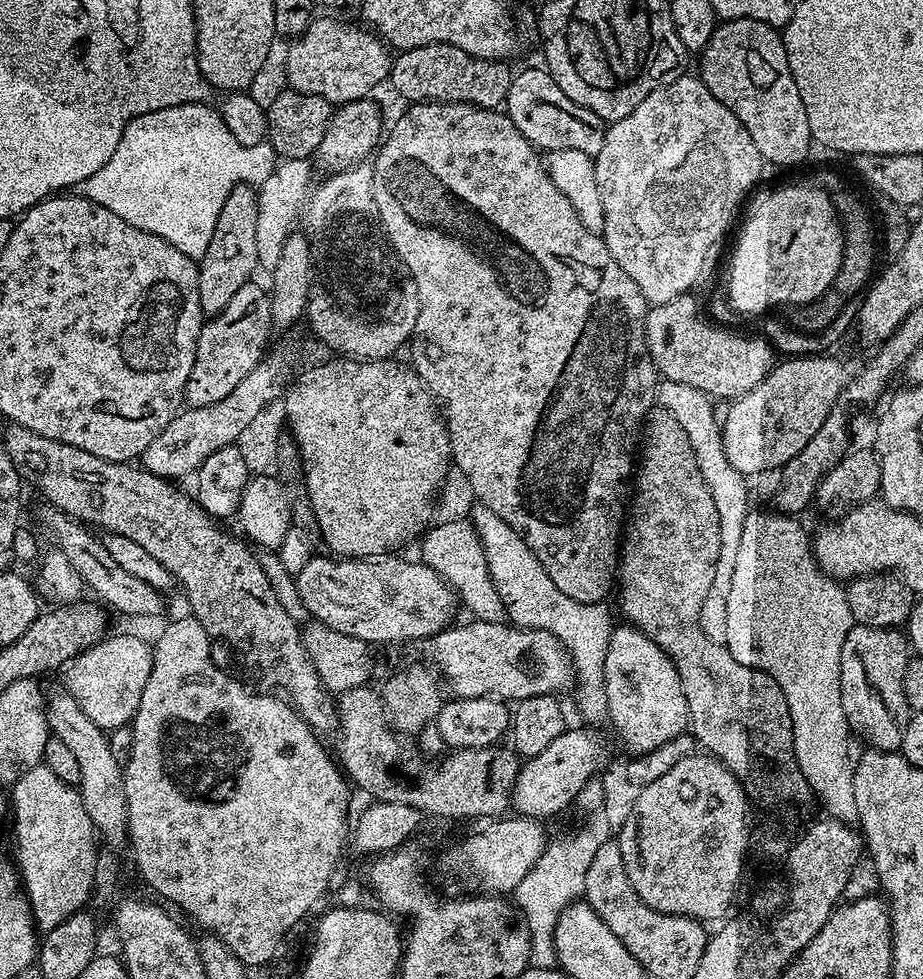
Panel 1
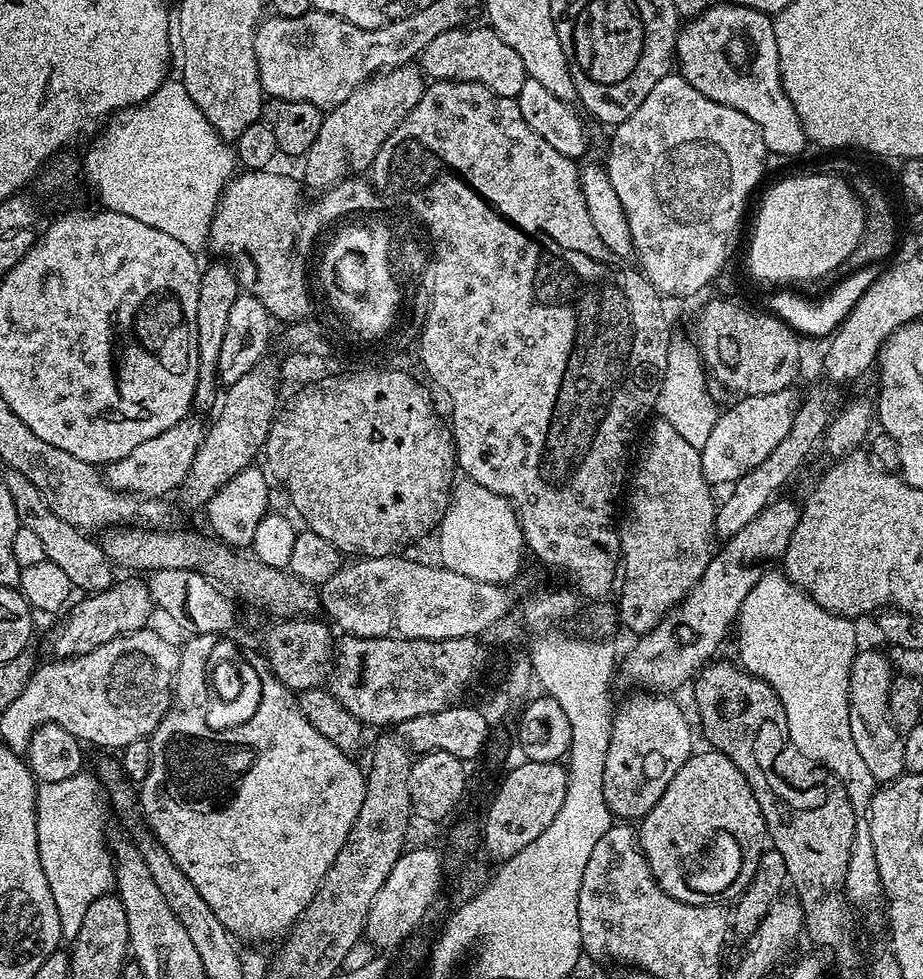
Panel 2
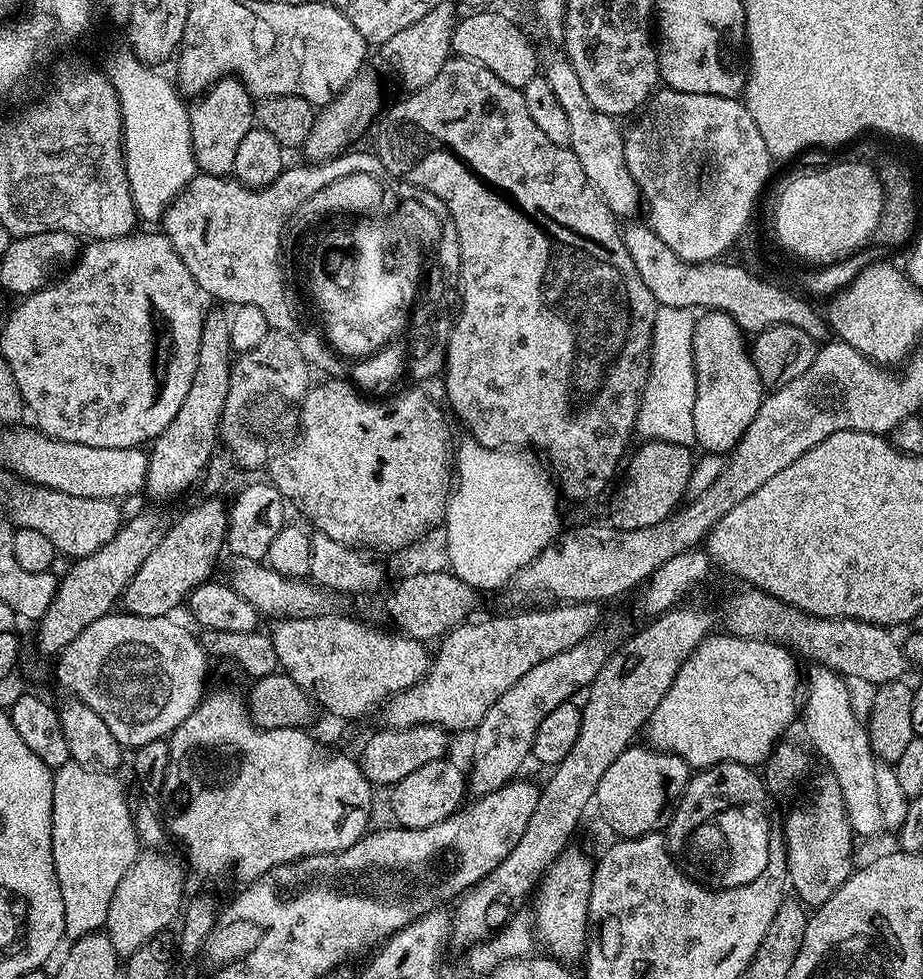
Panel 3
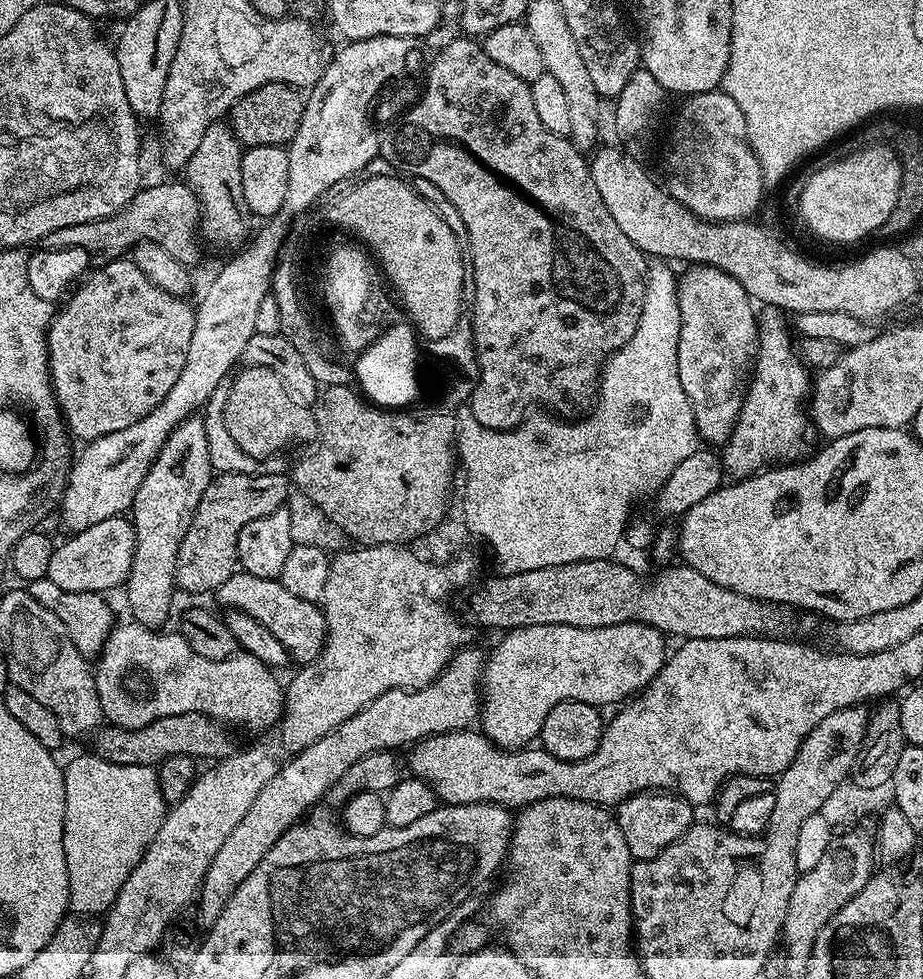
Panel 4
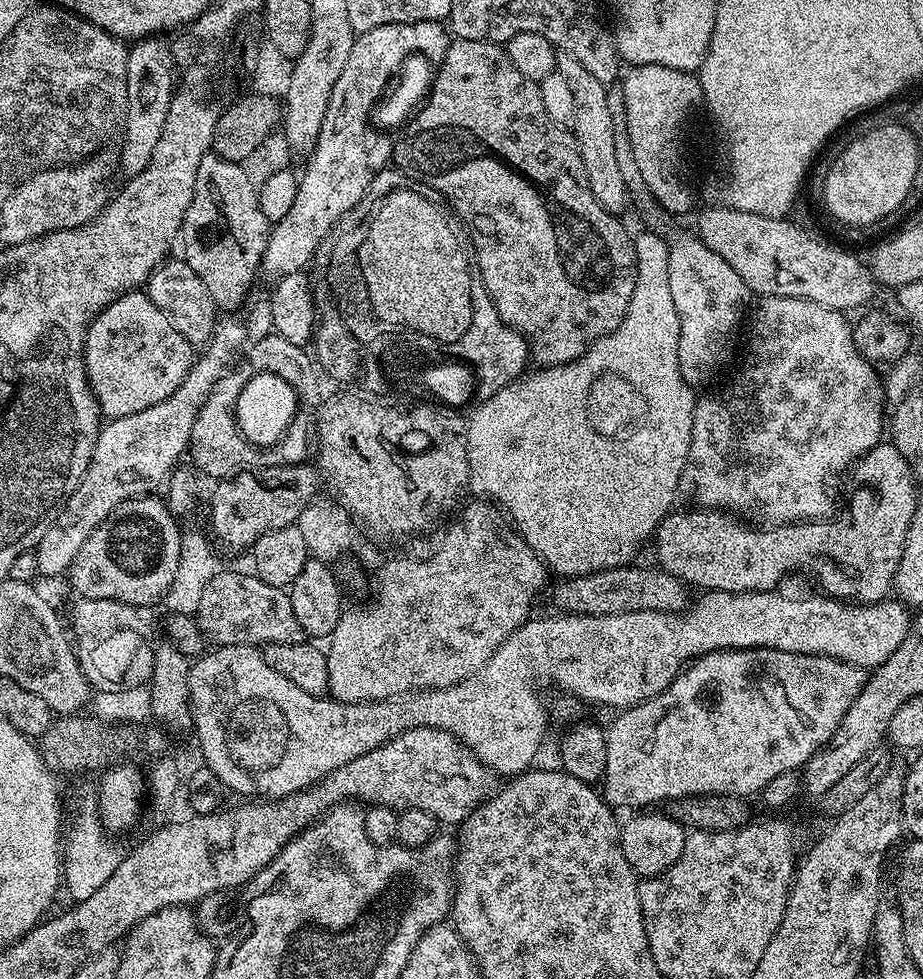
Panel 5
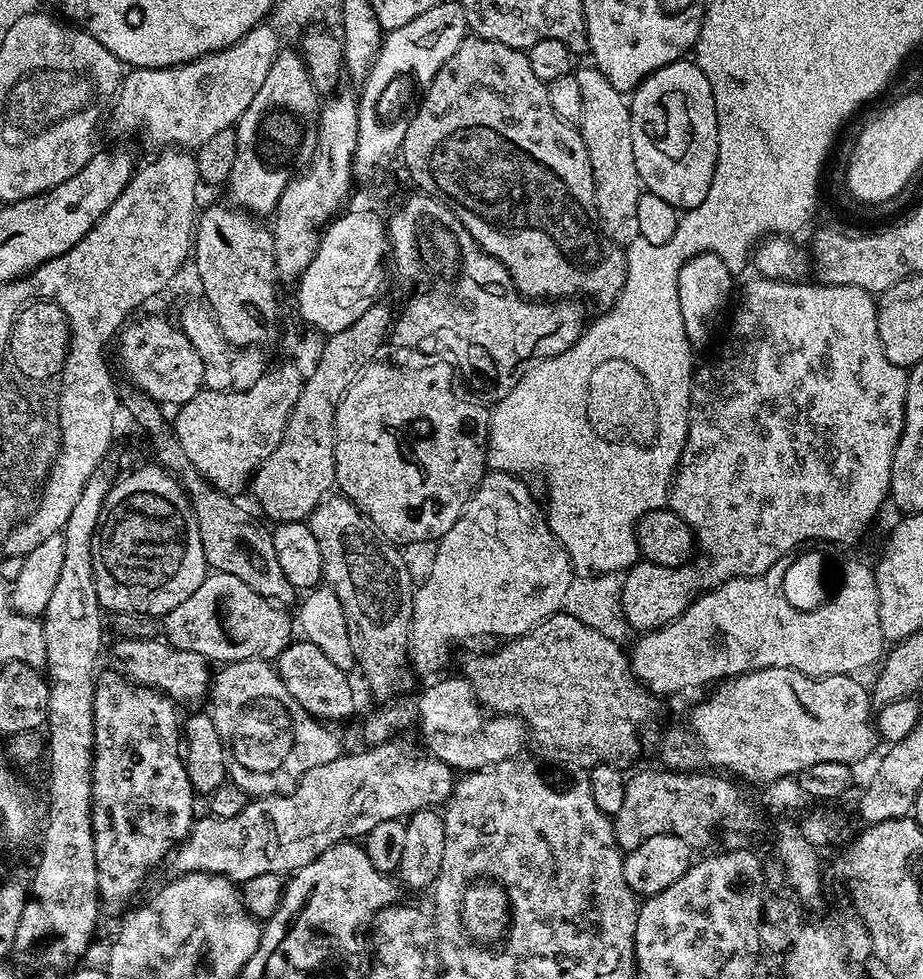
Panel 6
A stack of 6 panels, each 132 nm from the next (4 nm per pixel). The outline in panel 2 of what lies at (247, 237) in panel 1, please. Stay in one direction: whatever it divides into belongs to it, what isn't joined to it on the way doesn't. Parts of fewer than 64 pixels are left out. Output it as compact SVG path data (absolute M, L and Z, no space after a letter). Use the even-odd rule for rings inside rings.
M216 262L203 269L200 274L198 290L198 382L194 390L193 405L199 408L215 409L218 404L218 350L222 350L222 342L226 335L226 321L230 319L230 310L234 302L242 294L240 283L236 281L231 267L224 262Z

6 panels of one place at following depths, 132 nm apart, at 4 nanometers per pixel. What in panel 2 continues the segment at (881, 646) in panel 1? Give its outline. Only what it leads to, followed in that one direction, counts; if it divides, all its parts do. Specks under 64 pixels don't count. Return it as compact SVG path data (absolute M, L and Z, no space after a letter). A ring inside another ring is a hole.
M868 648L857 651L856 657L852 659L850 666L850 686L848 687L848 705L850 706L850 735L854 738L854 746L858 749L858 755L864 759L870 774L874 774L877 785L891 784L893 780L905 775L904 763L906 757L902 751L904 738L902 733L896 729L890 718L890 686L894 669L892 661L887 655L884 656L874 649Z

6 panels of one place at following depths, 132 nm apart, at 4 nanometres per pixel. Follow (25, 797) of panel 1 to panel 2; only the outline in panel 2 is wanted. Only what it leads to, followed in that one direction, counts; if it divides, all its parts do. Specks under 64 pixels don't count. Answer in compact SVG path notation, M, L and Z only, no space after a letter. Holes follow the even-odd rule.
M87 771L74 774L74 778L66 778L62 782L50 782L40 784L36 790L36 825L38 826L38 852L42 858L42 868L46 870L46 880L50 882L50 892L54 894L54 904L58 906L58 922L60 923L60 934L65 941L71 942L76 939L78 930L82 930L82 921L86 915L86 909L98 898L109 895L113 891L116 882L116 869L114 867L114 856L110 851L110 844L104 841L104 808L106 812L106 800L102 795L102 785L95 775Z

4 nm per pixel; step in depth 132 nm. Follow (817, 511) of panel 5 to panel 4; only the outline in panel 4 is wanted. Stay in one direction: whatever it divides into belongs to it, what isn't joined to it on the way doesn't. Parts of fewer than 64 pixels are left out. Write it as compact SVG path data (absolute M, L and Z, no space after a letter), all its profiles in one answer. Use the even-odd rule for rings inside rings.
M771 306L765 307L763 311L758 316L755 365L736 424L722 445L723 471L729 477L732 475L732 478L751 476L781 462L799 461L809 451L810 416L800 407L803 404L805 407L810 396L810 372L803 359L794 351L793 333L789 321L788 324L784 321L785 313Z

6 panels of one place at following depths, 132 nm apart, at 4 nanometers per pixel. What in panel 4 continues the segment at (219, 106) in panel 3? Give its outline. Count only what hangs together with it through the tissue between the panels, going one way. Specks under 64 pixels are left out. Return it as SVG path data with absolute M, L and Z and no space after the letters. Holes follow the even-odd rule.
M227 123L211 124L194 150L194 158L188 160L186 183L200 204L199 231L212 244L222 248L226 244L236 244L249 235L250 213L246 206L246 194L242 194L242 145Z

